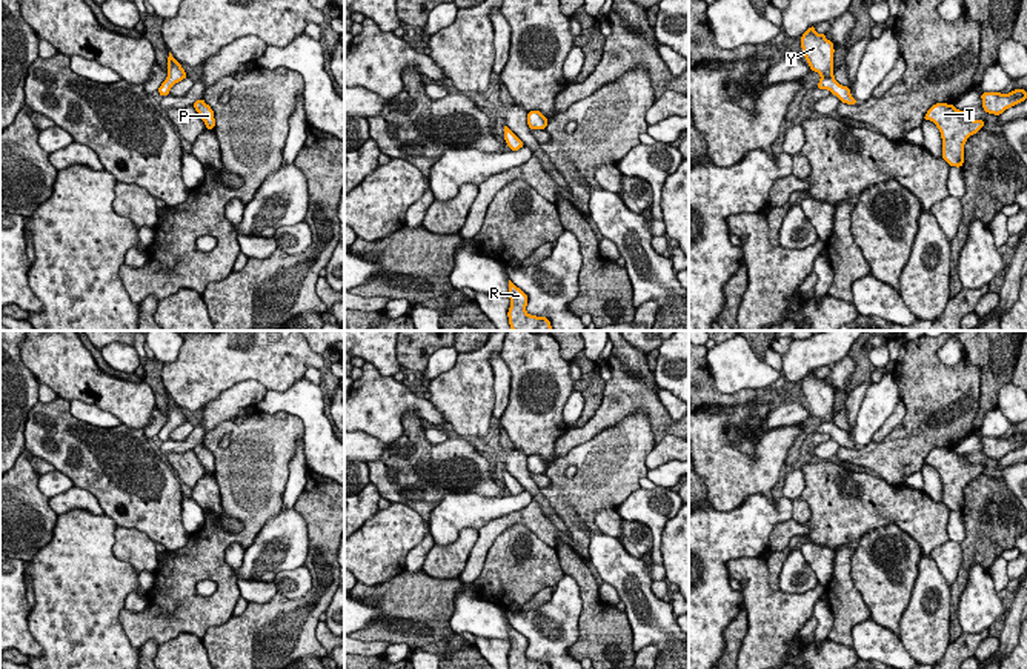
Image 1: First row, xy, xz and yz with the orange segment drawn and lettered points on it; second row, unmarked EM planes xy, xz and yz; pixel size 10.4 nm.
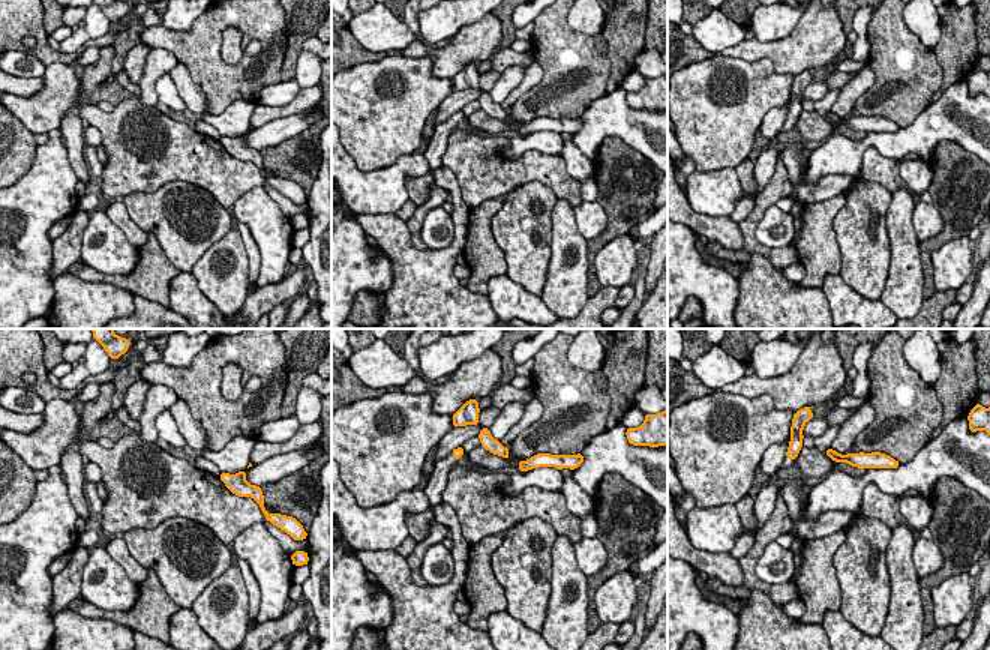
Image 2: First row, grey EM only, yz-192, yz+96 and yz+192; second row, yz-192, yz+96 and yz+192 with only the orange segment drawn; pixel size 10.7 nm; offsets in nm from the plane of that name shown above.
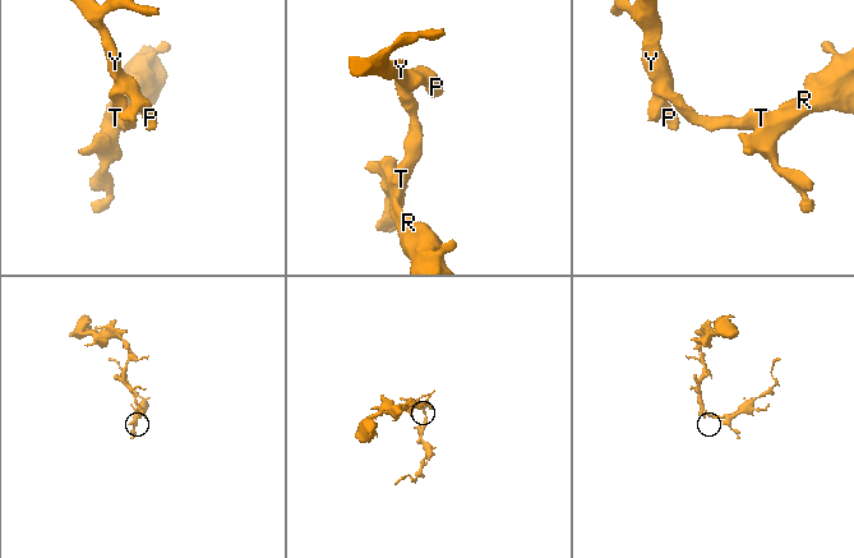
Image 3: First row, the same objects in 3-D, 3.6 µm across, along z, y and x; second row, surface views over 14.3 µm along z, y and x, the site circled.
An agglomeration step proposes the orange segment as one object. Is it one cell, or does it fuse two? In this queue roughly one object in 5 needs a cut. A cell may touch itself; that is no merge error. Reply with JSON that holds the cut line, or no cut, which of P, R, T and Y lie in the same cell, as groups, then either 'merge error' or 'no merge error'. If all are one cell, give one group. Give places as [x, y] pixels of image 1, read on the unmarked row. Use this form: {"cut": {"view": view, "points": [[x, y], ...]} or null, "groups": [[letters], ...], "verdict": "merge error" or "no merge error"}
{"cut": null, "groups": [["P", "R", "T", "Y"]], "verdict": "no merge error"}

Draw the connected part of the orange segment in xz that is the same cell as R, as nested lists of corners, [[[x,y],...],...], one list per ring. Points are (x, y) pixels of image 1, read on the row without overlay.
[[[509,624],[510,652],[509,669],[550,669],[546,661],[529,660],[526,657],[527,640]]]

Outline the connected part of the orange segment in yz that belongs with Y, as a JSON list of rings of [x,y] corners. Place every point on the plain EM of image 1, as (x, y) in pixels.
[[[810,371],[801,381],[801,392],[810,414],[821,420],[816,432],[829,434],[843,448],[856,449],[849,431],[841,431],[833,421],[833,388],[824,378],[816,378],[815,371]]]

